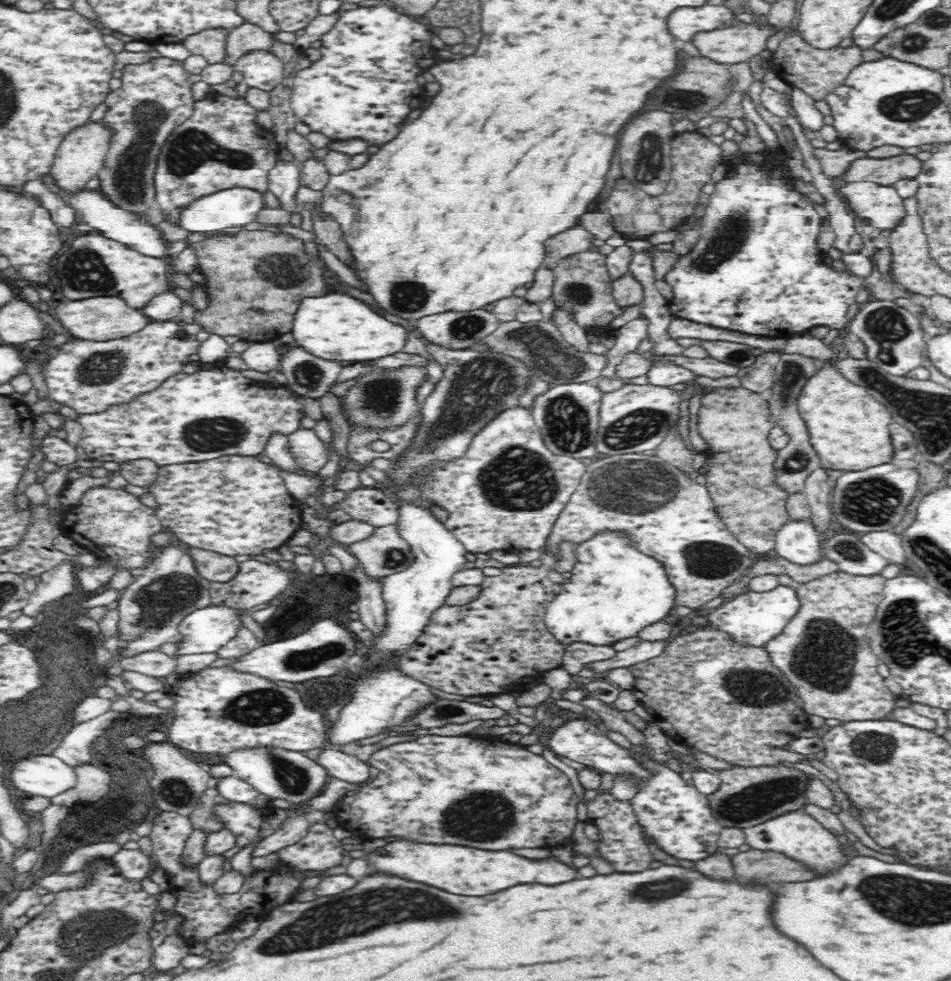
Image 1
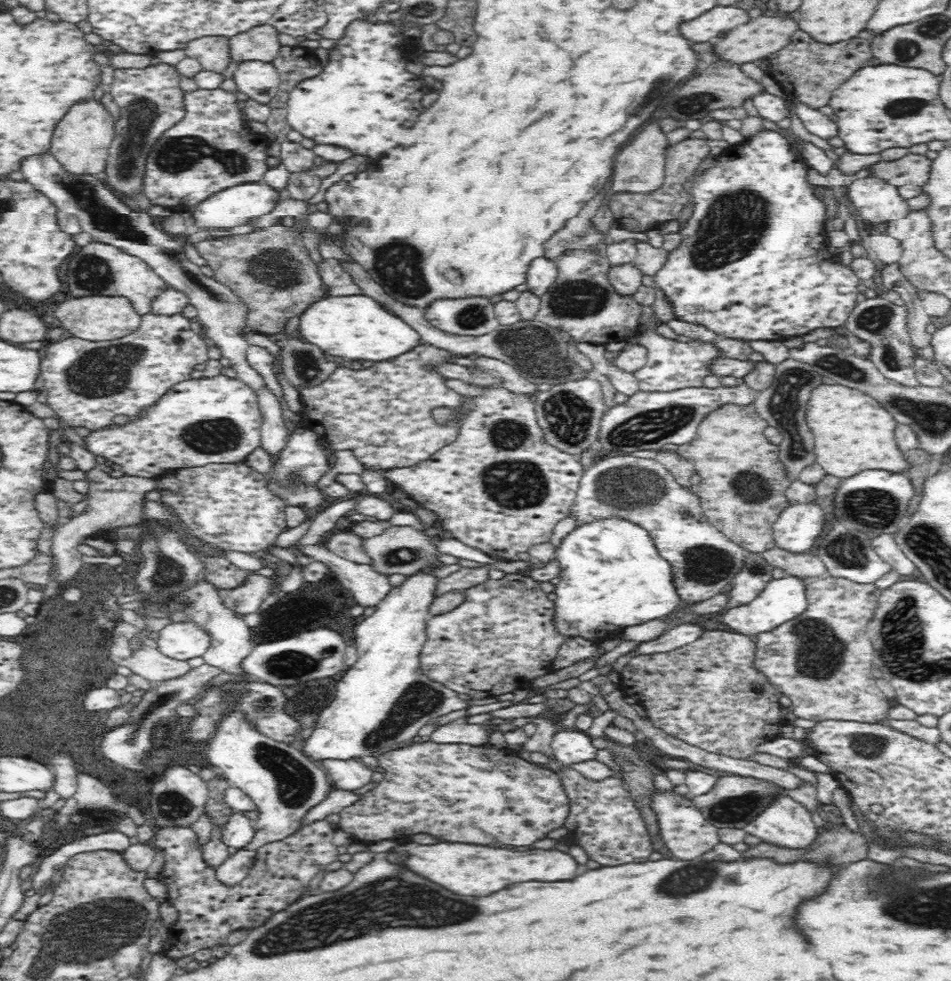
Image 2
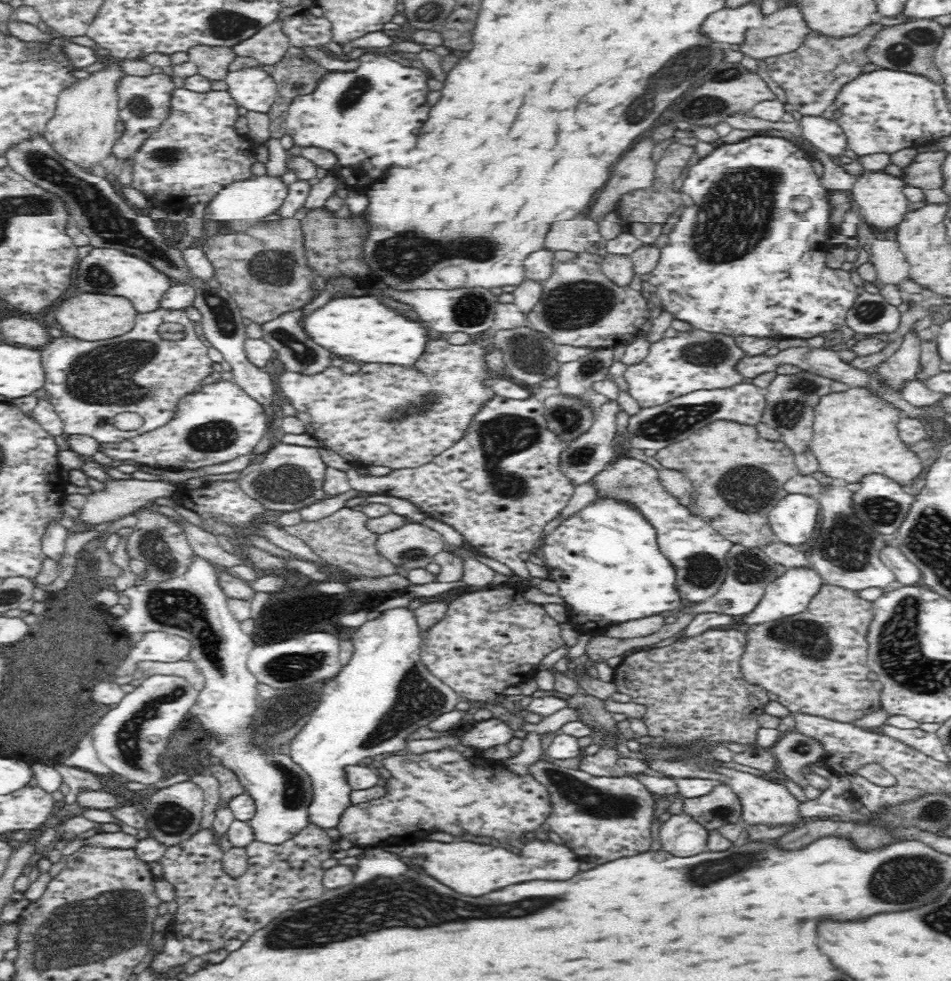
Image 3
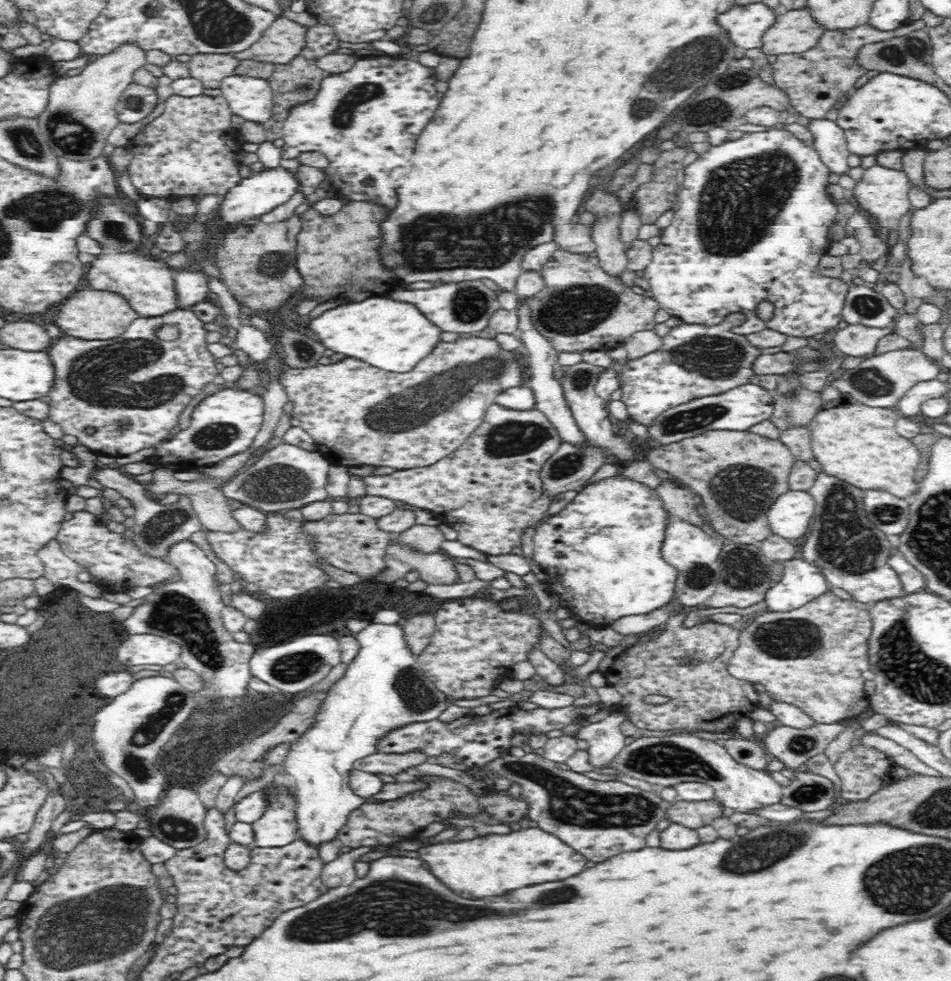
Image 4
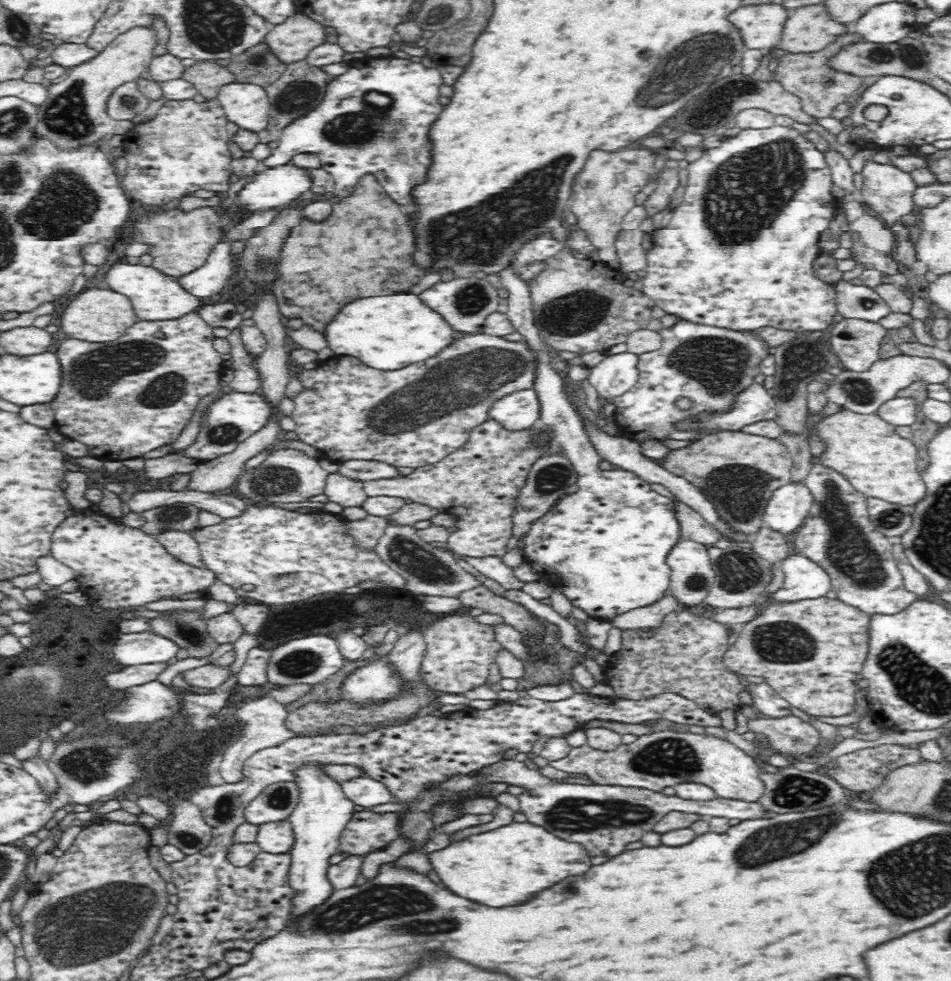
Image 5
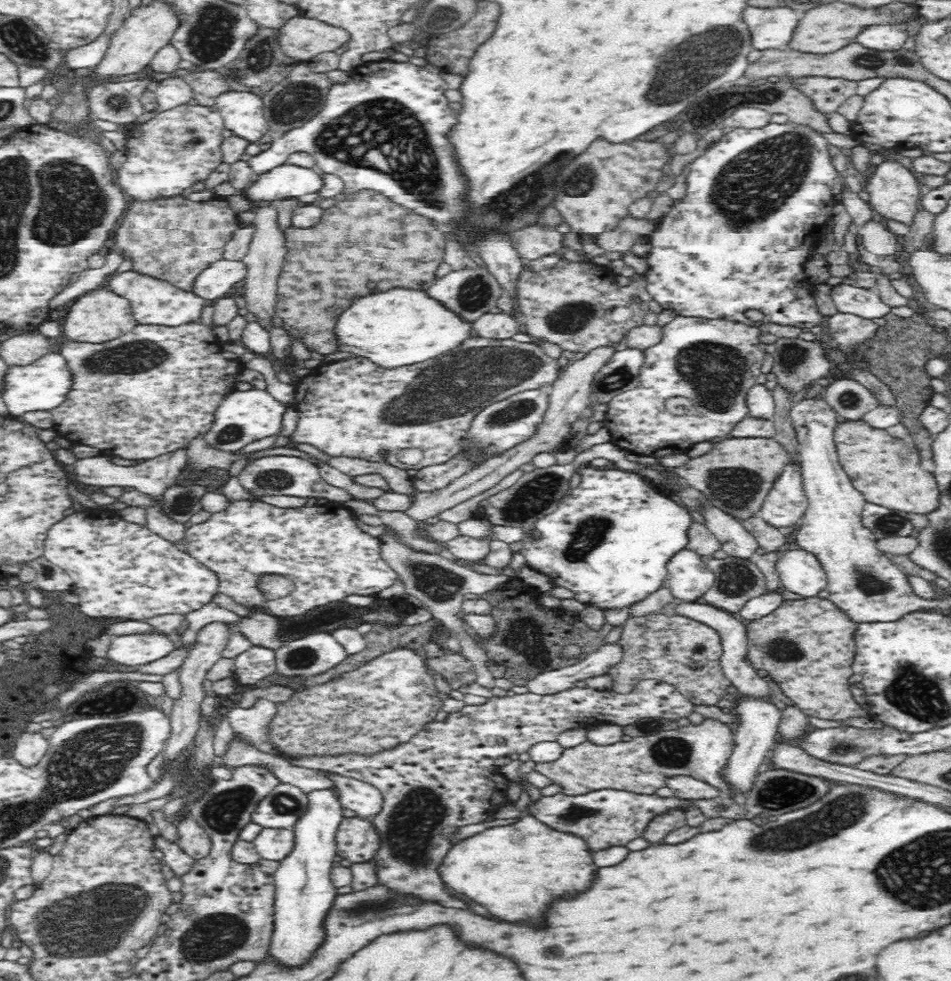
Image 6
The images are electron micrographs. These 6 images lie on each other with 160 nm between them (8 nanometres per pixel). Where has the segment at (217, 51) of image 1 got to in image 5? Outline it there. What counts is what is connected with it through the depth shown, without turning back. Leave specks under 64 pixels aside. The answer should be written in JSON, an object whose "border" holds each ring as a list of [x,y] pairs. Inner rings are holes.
{"border":[[[198,61],[185,68],[182,78],[195,86],[197,93],[206,100],[214,100],[222,86],[235,82],[235,77],[228,72],[225,63],[214,61]]]}

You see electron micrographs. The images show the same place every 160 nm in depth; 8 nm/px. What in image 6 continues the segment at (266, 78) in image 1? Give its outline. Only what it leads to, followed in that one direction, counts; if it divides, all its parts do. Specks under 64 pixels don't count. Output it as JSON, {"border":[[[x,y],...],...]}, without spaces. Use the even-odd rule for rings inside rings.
{"border":[[[230,90],[215,98],[226,130],[250,143],[259,144],[268,132],[262,97],[250,91]]]}

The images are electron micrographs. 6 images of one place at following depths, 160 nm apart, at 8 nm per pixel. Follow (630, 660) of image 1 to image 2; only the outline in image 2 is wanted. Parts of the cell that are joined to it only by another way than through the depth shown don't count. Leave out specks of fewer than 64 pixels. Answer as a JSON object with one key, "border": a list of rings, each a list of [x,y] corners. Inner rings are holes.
{"border":[[[682,624],[665,631],[662,636],[651,641],[640,643],[638,648],[630,652],[633,657],[646,654],[662,654],[686,646],[698,640],[704,634],[704,626],[700,624]]]}

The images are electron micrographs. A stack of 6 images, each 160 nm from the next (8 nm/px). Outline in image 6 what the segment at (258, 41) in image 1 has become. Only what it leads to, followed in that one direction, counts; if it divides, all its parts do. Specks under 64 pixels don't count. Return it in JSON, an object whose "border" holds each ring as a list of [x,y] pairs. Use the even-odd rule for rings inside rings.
{"border":[[[301,15],[288,20],[280,30],[282,50],[300,62],[311,61],[324,52],[340,52],[350,40],[348,31]]]}

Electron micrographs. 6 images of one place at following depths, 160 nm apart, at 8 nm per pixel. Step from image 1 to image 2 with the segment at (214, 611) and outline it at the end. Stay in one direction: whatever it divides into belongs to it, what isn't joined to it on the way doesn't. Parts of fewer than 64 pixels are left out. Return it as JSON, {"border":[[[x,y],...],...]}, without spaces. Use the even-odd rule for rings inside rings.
{"border":[[[176,622],[164,626],[151,643],[158,646],[160,654],[182,661],[201,657],[210,648],[209,636],[191,622]]]}

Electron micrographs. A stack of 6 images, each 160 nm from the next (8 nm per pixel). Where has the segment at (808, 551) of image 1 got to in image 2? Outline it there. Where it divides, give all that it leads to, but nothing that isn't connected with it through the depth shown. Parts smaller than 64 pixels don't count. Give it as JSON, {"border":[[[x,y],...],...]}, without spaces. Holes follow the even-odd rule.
{"border":[[[820,501],[802,502],[786,506],[773,523],[776,546],[790,552],[808,551],[814,544],[822,525],[824,512]]]}

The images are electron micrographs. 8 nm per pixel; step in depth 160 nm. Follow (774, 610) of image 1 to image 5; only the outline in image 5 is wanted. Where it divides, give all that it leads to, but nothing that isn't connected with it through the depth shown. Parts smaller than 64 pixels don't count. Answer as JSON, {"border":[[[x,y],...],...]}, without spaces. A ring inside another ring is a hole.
{"border":[[[802,553],[788,555],[777,565],[785,579],[782,588],[768,595],[771,602],[817,599],[833,590],[829,574]]]}

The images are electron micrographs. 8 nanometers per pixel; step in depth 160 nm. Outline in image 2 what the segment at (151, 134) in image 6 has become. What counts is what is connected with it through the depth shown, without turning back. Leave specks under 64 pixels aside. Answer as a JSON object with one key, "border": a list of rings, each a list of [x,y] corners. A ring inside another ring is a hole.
{"border":[[[218,87],[214,90],[190,90],[183,92],[183,114],[174,126],[165,130],[153,143],[145,156],[146,168],[143,172],[141,192],[160,206],[196,206],[221,190],[238,183],[263,180],[269,170],[266,163],[266,148],[272,138],[268,134],[253,133],[242,119],[243,111],[236,104],[235,92],[227,92]]]}

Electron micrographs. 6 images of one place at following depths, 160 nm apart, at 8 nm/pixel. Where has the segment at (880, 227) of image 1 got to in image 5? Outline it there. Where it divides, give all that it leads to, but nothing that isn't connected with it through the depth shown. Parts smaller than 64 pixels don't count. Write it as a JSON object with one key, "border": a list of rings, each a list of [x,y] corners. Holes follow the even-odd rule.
{"border":[[[872,159],[864,162],[864,168],[862,168],[861,173],[863,185],[858,193],[858,198],[868,204],[888,227],[901,222],[902,216],[908,216],[908,214],[915,212],[913,196],[918,186],[909,172],[900,170],[900,168],[893,166],[890,162],[876,164]]]}

